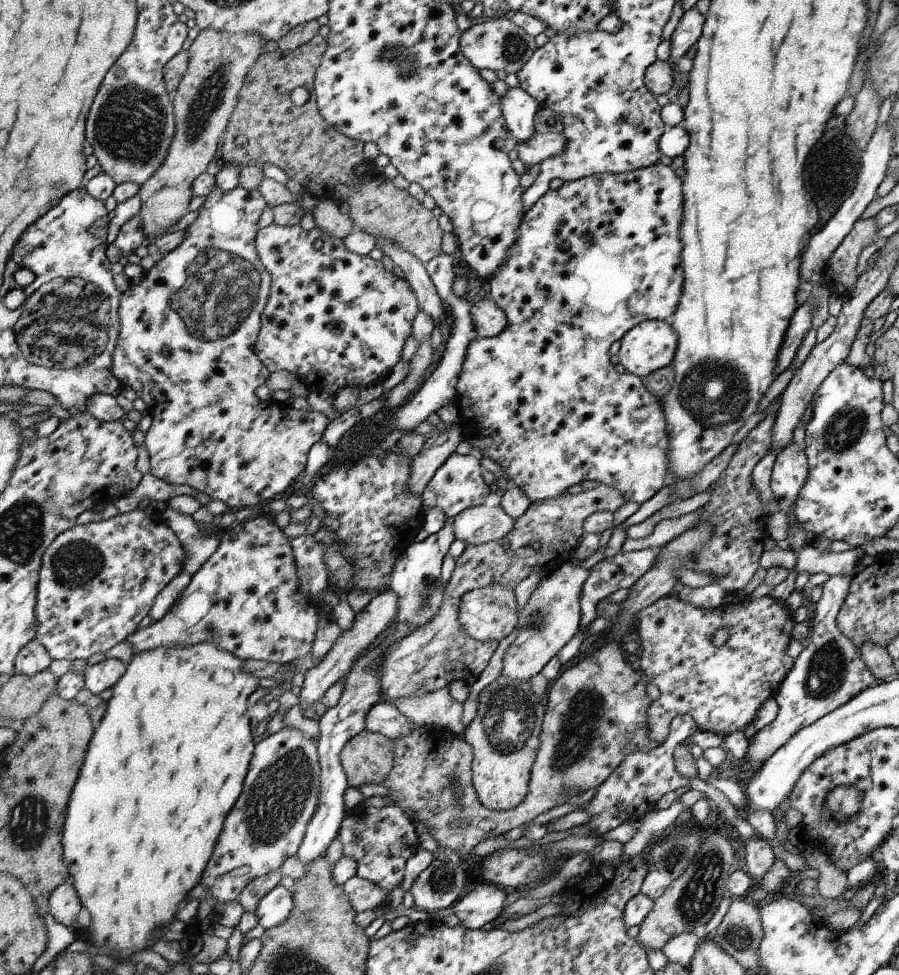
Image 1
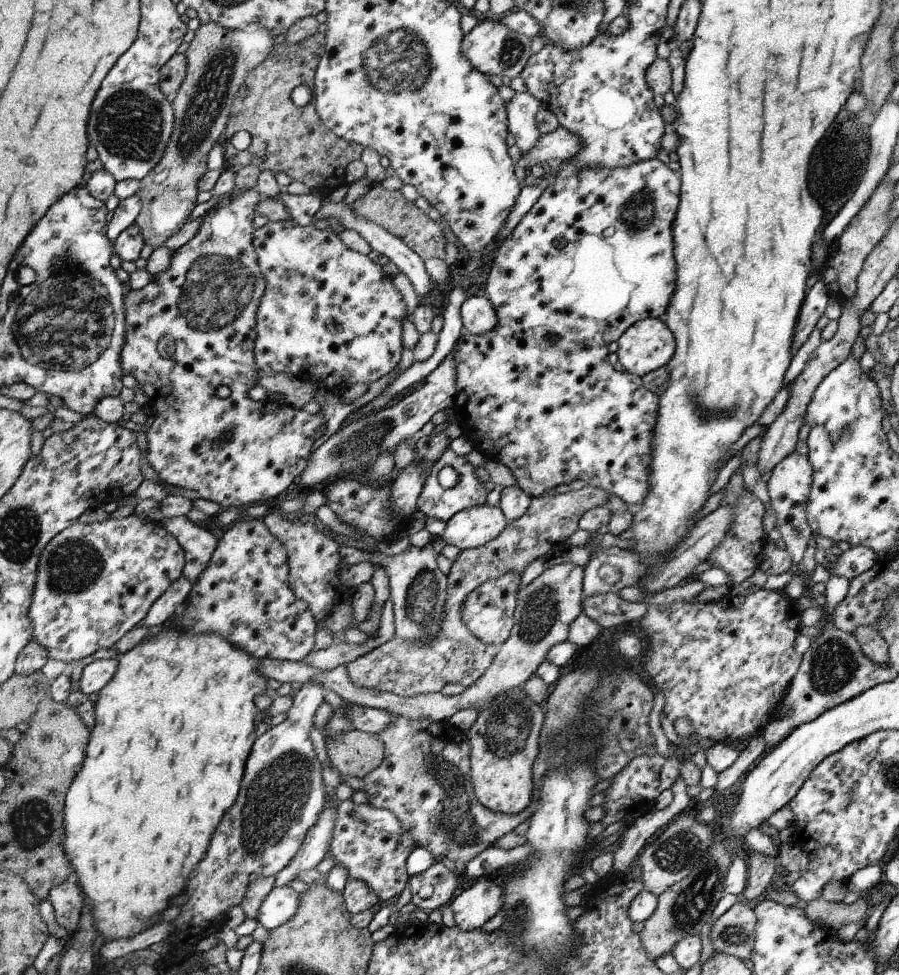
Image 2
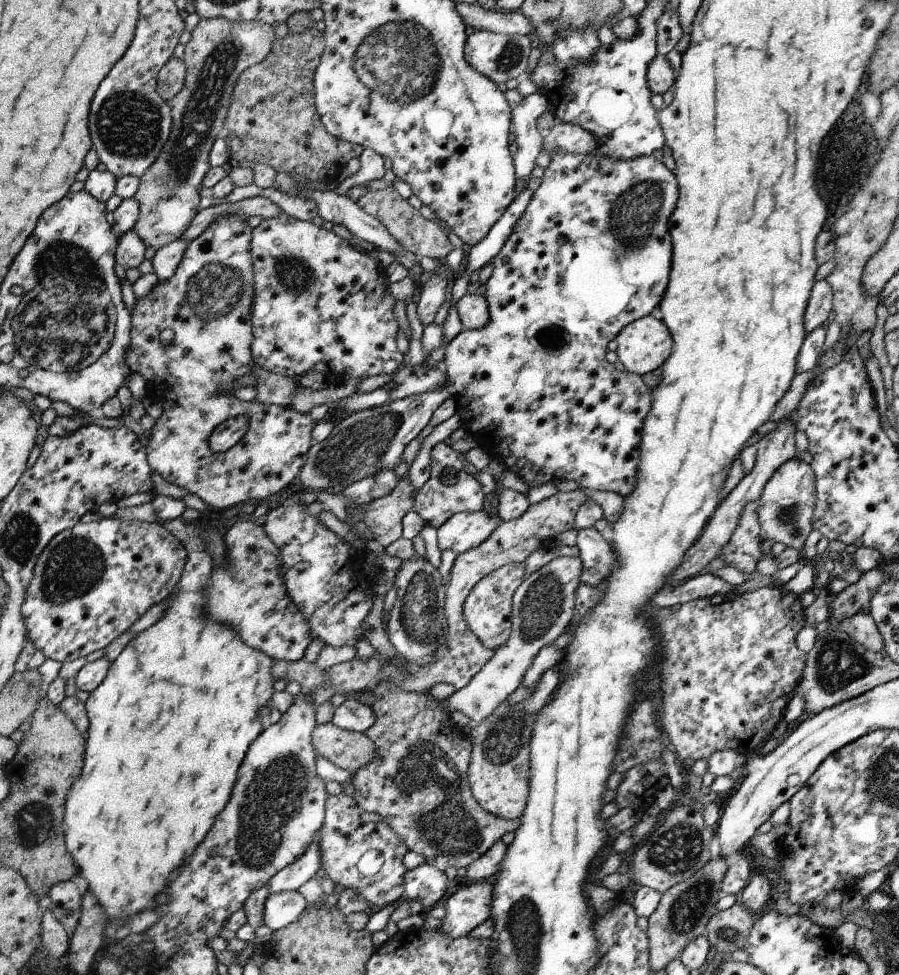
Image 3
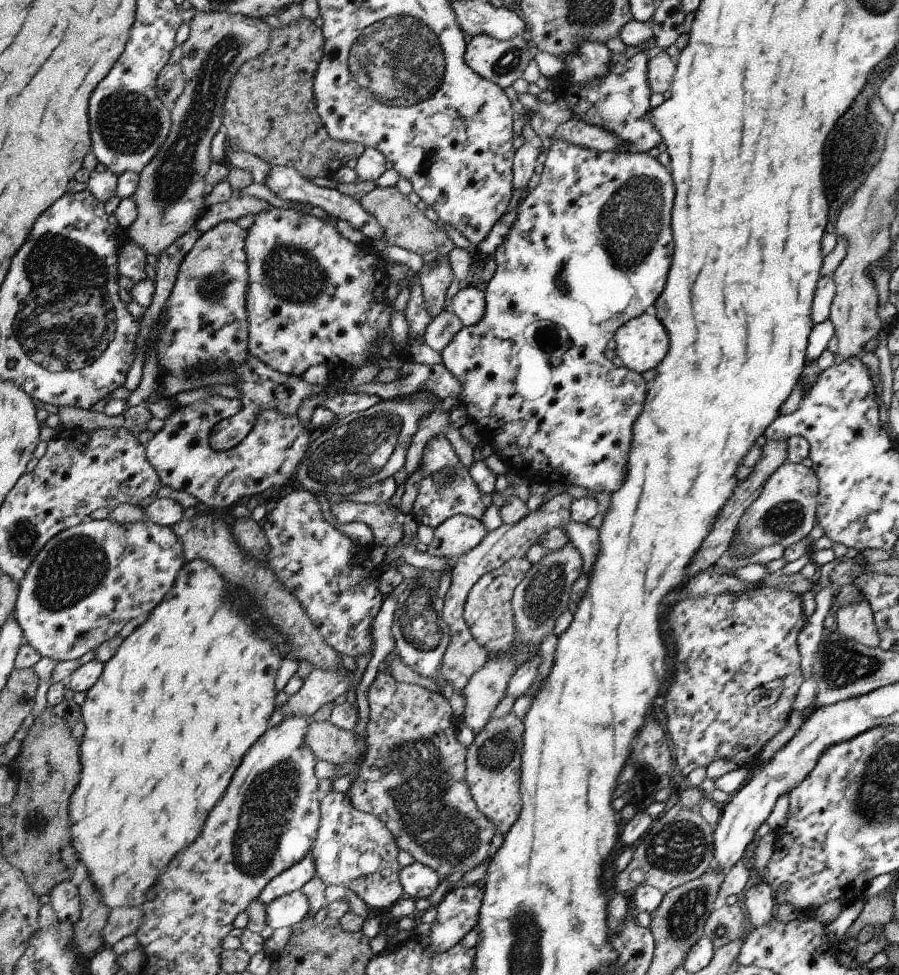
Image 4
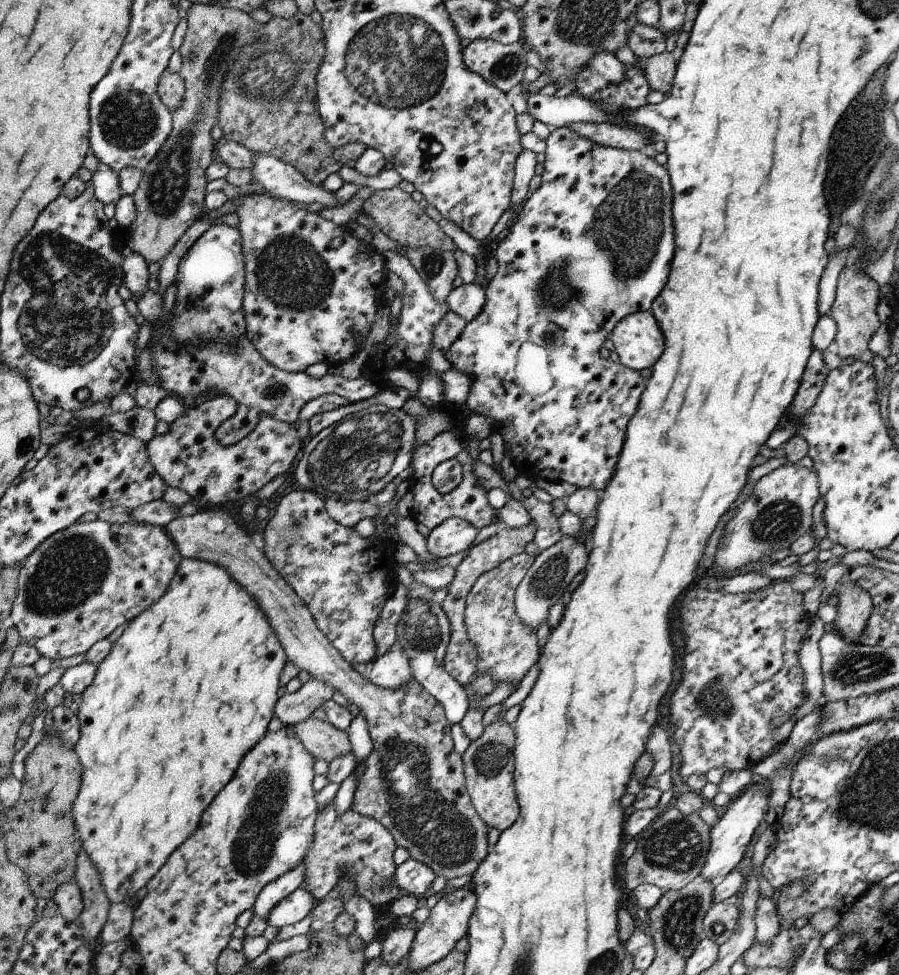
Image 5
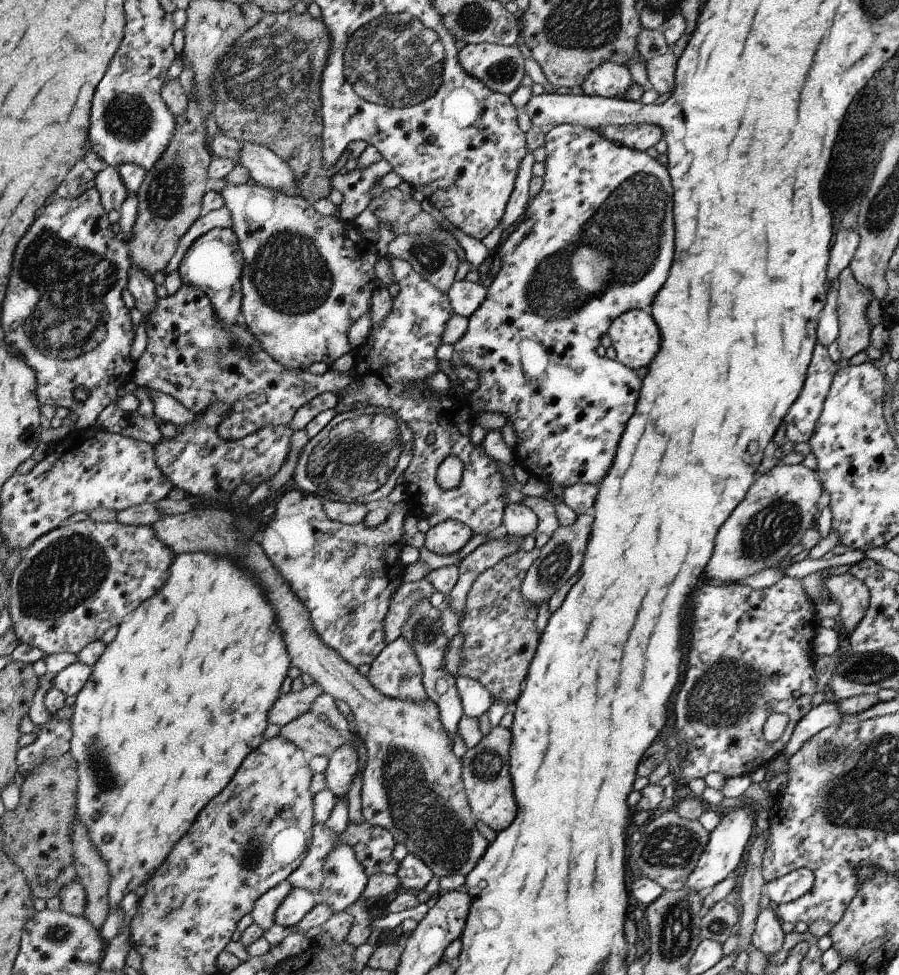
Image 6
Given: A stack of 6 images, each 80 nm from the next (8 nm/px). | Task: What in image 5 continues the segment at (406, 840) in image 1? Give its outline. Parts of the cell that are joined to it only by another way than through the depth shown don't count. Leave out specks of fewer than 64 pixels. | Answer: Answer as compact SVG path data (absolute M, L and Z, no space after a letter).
M330 802L318 814L312 845L303 861L306 874L302 884L306 884L306 890L314 899L322 900L327 896L342 876L354 882L357 895L366 898L374 908L389 906L403 894L395 881L390 882L398 866L393 860L398 847L392 834L378 820L361 816L353 809L338 814Z

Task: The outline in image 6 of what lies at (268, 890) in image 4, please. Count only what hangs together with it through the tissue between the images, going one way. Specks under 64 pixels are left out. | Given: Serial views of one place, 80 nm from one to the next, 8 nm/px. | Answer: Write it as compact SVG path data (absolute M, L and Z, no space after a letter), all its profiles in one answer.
M286 879L284 882L278 884L276 888L270 888L270 890L257 901L251 916L253 923L258 924L258 926L262 928L263 933L276 924L276 910L278 910L280 904L282 904L292 890L293 887L290 886L290 882Z

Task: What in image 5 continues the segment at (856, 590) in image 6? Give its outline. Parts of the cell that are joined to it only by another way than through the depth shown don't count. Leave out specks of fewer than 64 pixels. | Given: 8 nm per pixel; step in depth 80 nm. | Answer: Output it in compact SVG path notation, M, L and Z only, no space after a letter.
M845 577L836 584L834 603L838 608L836 631L844 640L858 643L872 614L870 594L860 584Z

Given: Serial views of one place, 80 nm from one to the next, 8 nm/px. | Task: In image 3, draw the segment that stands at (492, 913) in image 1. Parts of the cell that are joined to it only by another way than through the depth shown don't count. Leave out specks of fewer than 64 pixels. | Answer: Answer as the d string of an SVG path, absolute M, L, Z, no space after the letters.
M485 880L469 882L467 884L462 885L460 881L460 887L454 886L453 890L446 897L441 905L446 909L446 914L444 918L442 918L442 924L440 926L440 932L442 934L446 934L450 940L454 940L454 938L462 938L467 936L480 924L483 924L490 917L490 902L492 902L492 890L494 887L492 884L488 884Z

